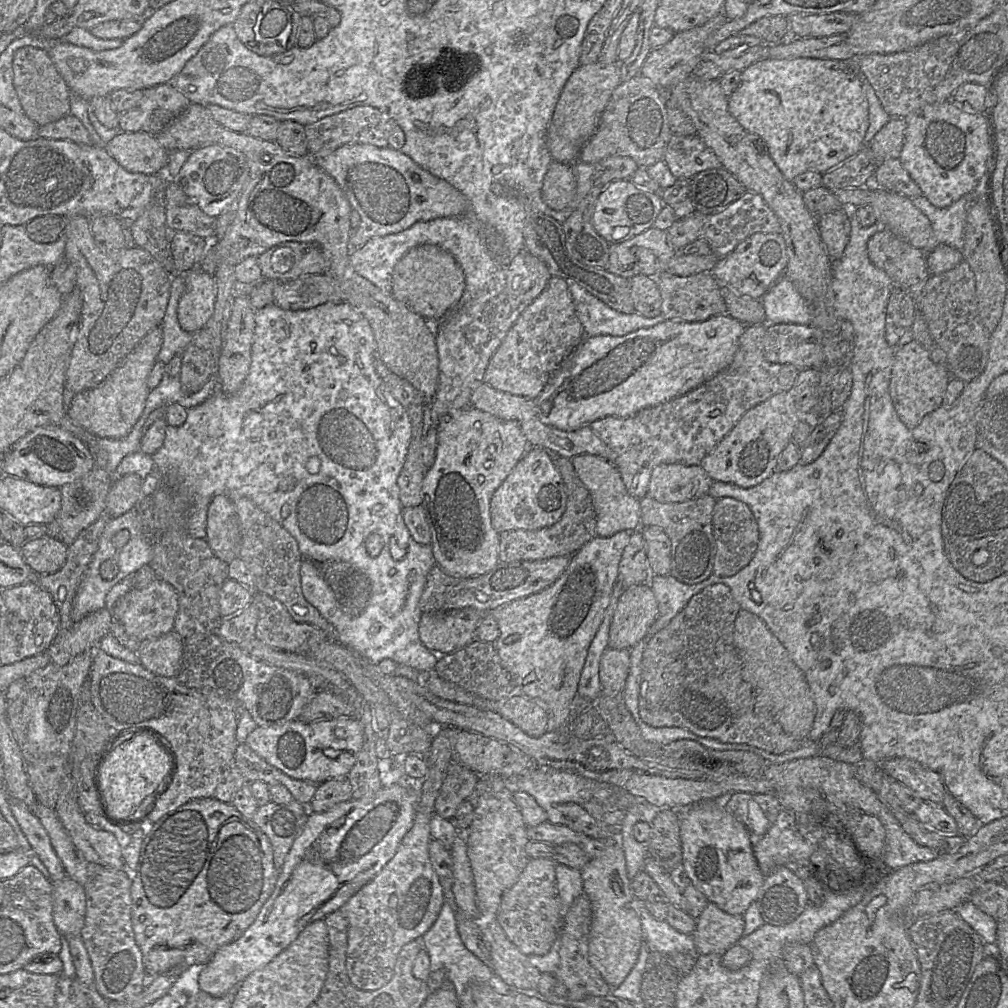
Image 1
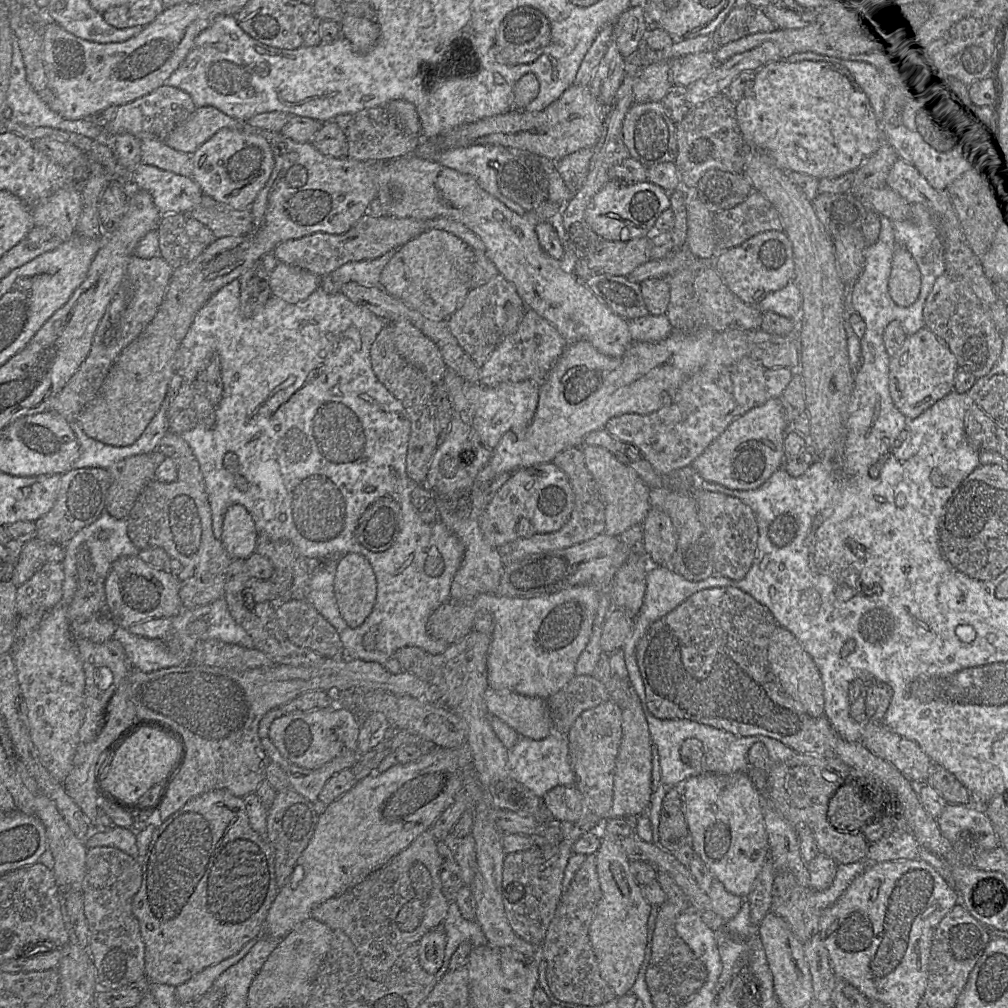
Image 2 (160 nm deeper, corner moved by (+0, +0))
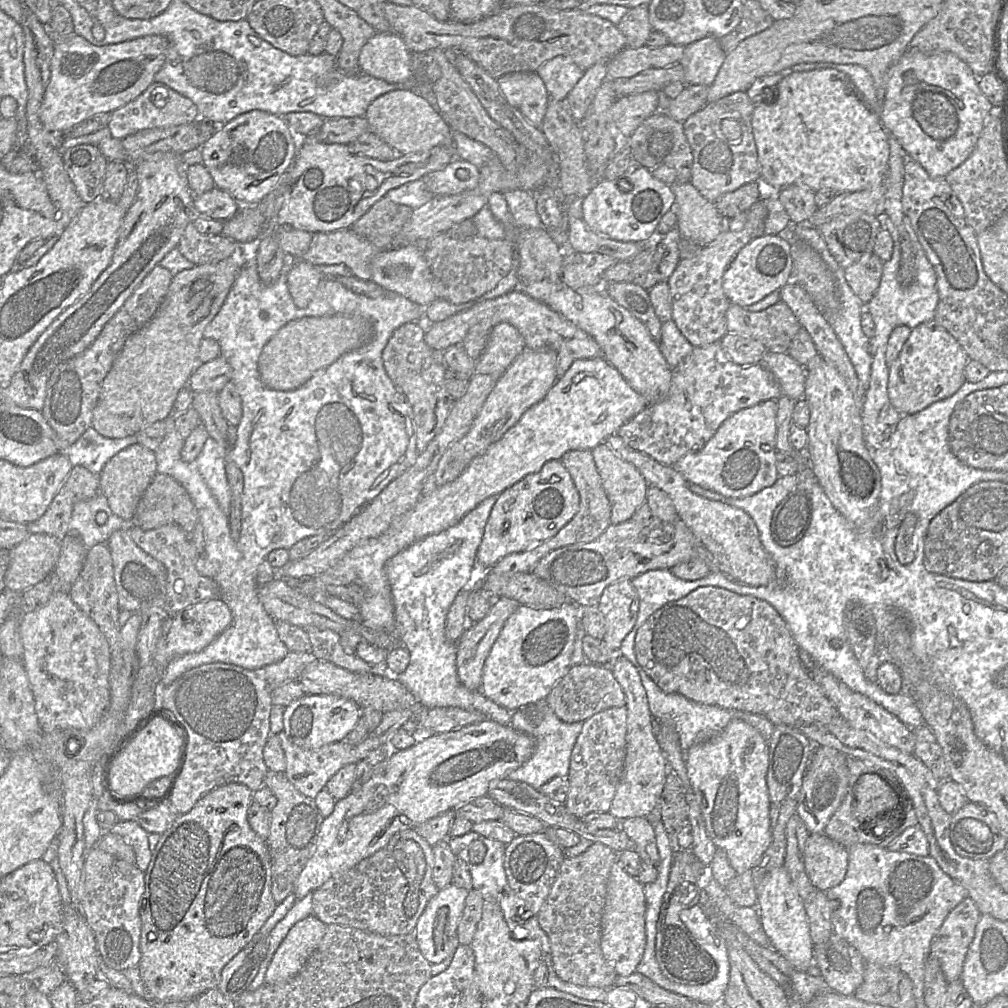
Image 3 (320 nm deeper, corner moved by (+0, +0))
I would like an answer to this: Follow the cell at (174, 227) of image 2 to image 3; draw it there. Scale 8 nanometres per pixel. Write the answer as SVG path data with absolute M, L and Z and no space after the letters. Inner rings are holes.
M189 223L177 245L181 254L195 265L217 263L230 257L241 244L222 234L201 234Z

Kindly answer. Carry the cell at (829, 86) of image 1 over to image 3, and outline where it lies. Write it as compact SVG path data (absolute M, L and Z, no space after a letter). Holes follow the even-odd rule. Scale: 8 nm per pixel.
M820 68L809 71L787 71L777 85L778 97L772 104L759 103L754 106L752 114L752 131L757 148L757 157L761 169L761 182L771 191L779 191L782 187L789 185L800 185L807 187L814 192L822 188L833 189L839 193L857 192L868 189L876 184L884 182L890 155L888 135L889 133L881 124L879 115L869 107L857 92L851 79L845 73L835 68Z

